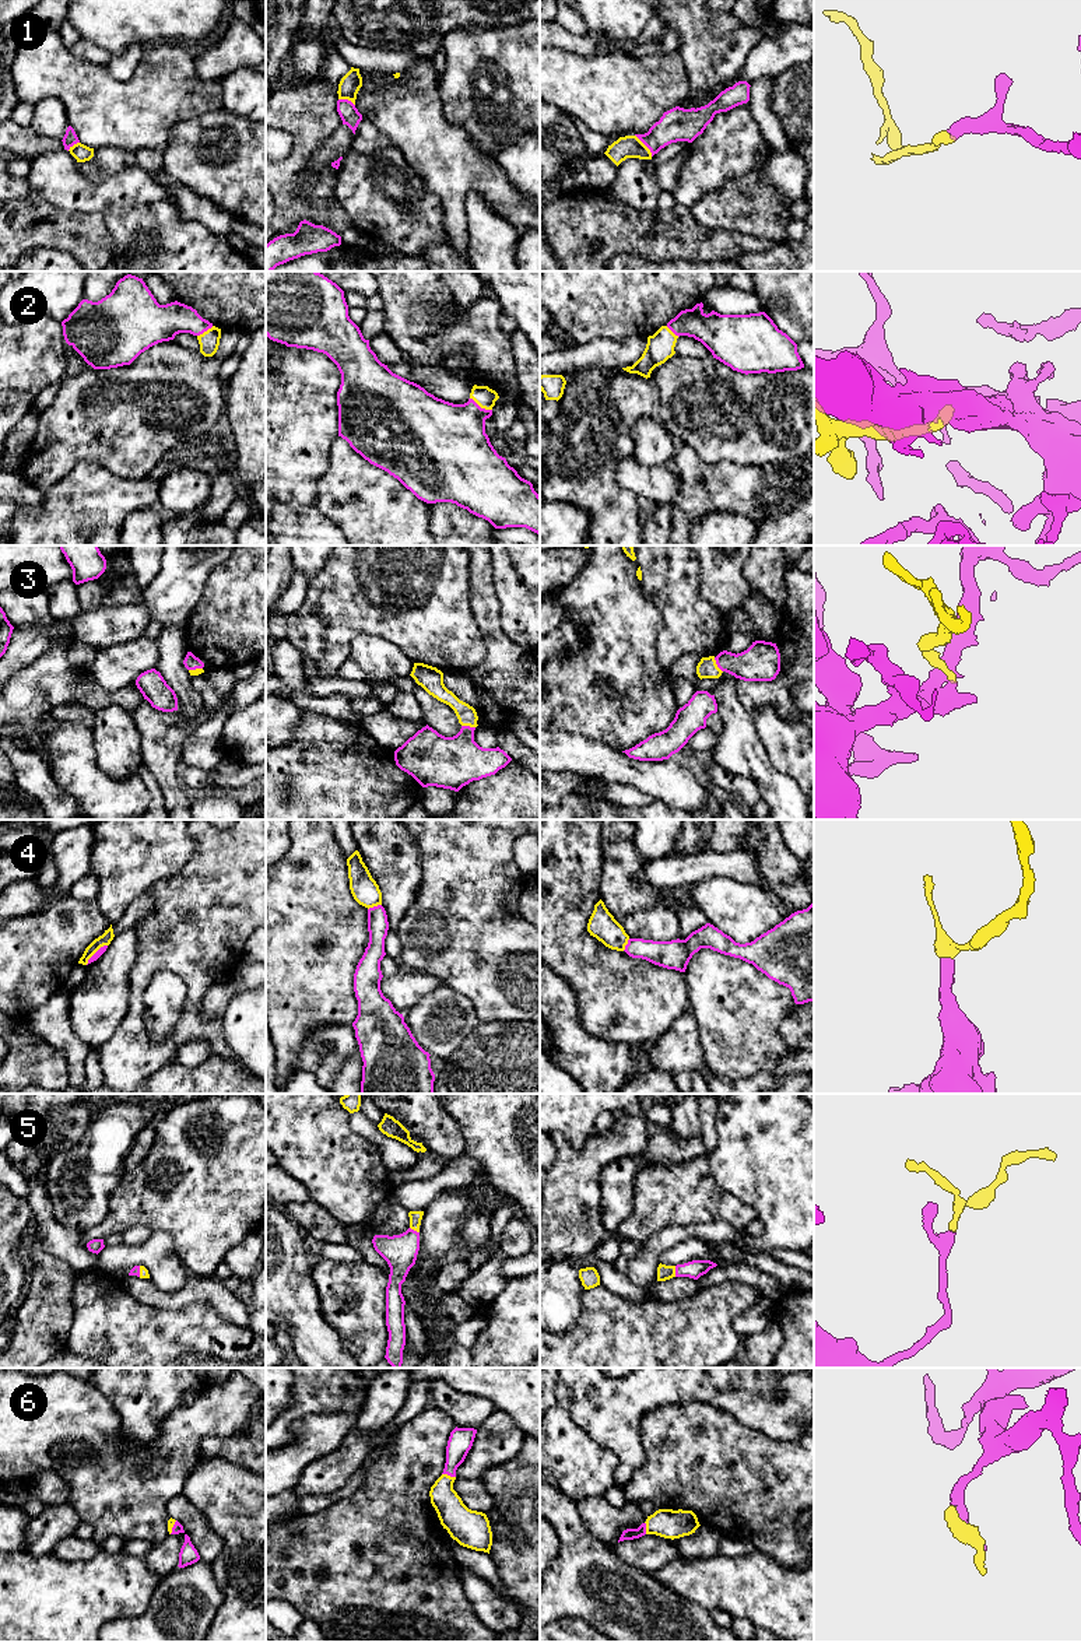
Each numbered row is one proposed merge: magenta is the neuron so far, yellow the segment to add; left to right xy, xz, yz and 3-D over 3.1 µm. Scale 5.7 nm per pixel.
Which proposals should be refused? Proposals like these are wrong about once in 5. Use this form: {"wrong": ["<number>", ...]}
{"wrong": []}

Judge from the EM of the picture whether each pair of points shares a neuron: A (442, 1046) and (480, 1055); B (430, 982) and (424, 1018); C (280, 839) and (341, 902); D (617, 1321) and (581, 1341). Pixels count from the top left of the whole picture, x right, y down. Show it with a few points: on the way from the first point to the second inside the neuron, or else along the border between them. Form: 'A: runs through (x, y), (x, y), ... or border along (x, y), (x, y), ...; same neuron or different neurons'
A: border along (477, 1024), (444, 1062); different neurons
B: border along (444, 983), (427, 992), (403, 1014); different neurons
C: border along (290, 834), (290, 848), (280, 860); different neurons
D: runs through (609, 1329), (596, 1341), (589, 1341); same neuron

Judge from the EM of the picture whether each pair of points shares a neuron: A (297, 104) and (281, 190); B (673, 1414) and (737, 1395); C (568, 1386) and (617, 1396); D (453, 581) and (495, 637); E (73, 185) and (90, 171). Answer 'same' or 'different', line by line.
A: same
B: different
C: same
D: different
E: different

